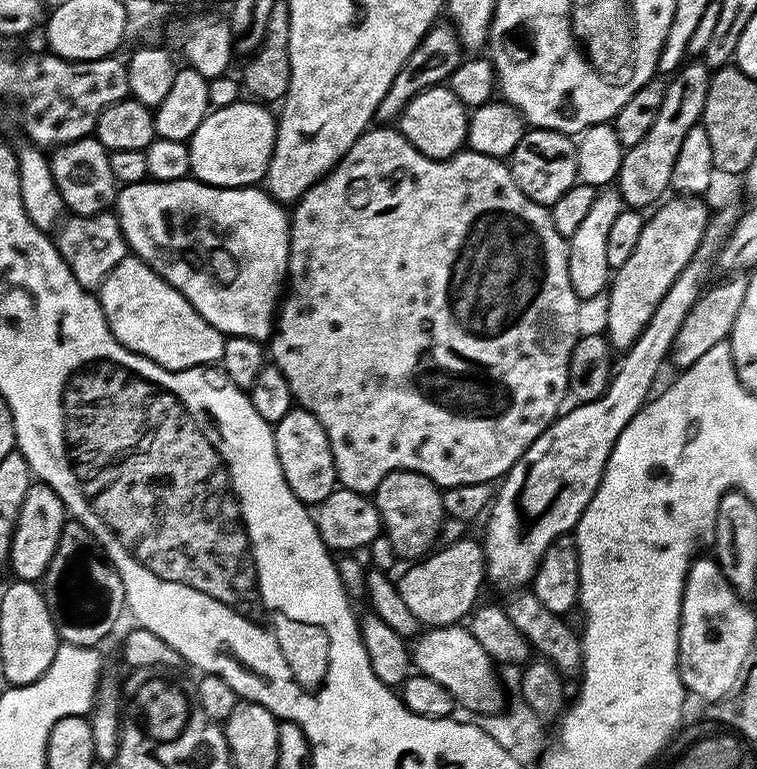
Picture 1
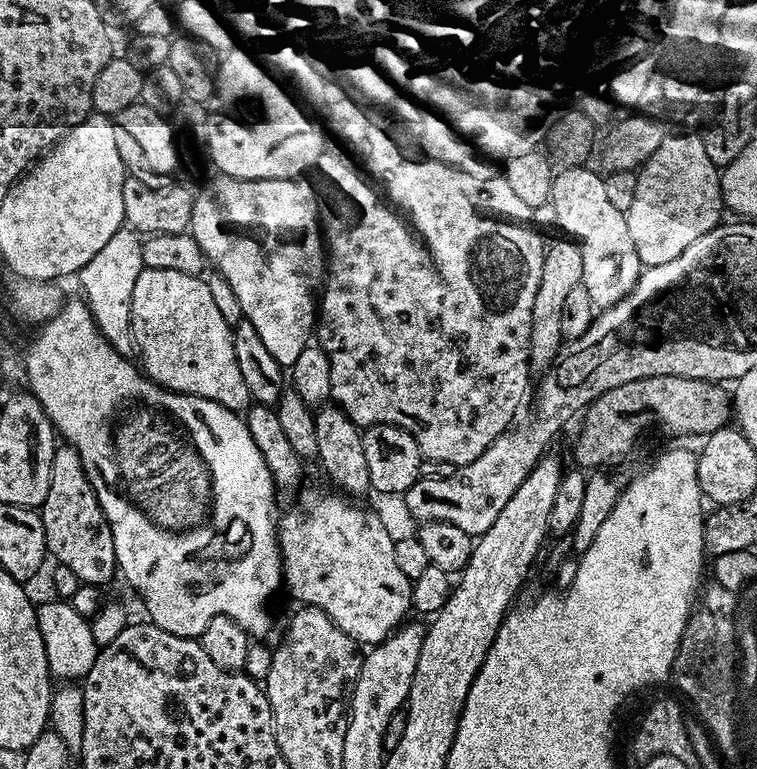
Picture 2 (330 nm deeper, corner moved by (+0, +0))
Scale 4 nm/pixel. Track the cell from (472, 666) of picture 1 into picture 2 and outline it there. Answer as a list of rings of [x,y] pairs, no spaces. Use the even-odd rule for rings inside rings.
[[[312,492],[304,500],[304,512],[292,508],[278,520],[278,539],[280,559],[282,561],[282,584],[301,605],[320,608],[346,634],[356,639],[361,646],[380,644],[401,624],[409,619],[408,612],[413,611],[413,581],[398,570],[398,561],[394,558],[396,540],[388,533],[386,525],[380,521],[376,512],[368,508],[359,508],[359,503],[340,494],[319,496]]]

